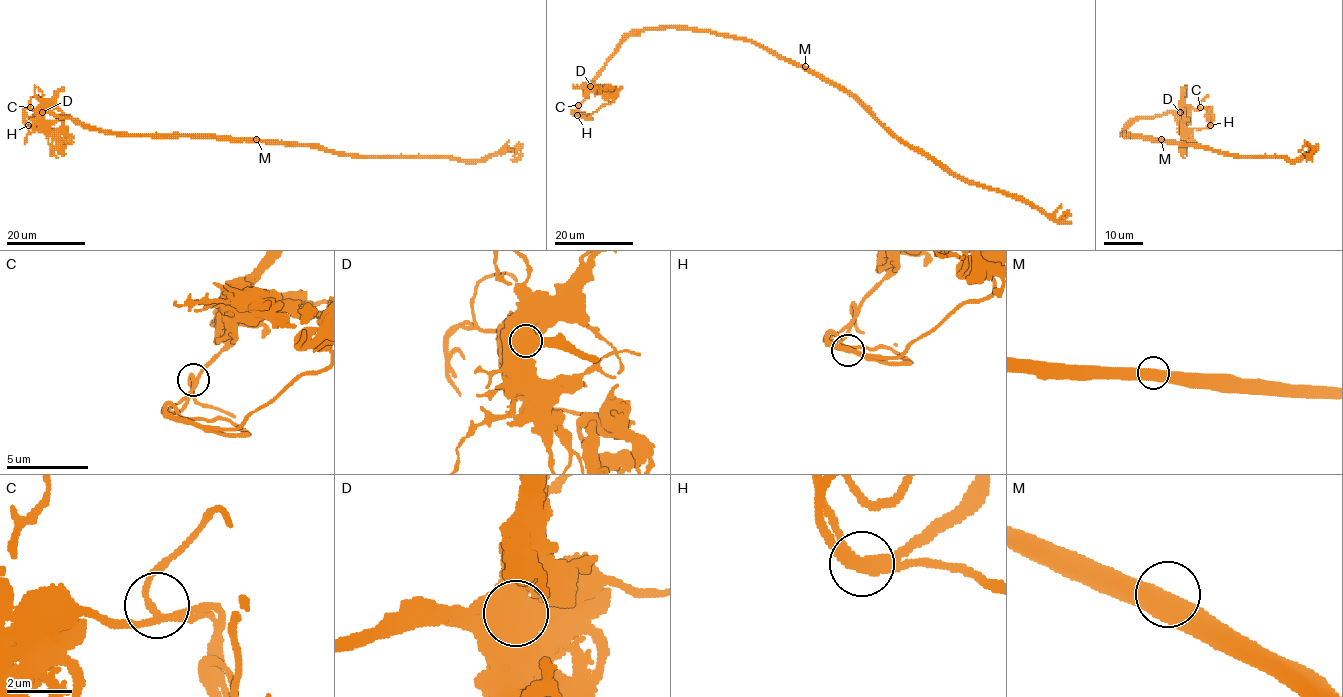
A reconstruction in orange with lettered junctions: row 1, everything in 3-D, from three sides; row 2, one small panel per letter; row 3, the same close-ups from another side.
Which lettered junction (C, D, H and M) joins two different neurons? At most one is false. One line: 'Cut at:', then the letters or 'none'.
Cut at: D

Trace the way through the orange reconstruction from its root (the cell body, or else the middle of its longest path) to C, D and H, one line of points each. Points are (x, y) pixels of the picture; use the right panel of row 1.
C: (1164, 140), (1127, 137), (1122, 133), (1134, 120), (1200, 107)
D: (1164, 140), (1127, 137), (1122, 133), (1134, 120), (1180, 112)
H: (1164, 140), (1127, 137), (1122, 133), (1134, 120), (1191, 108), (1206, 108), (1210, 125)

